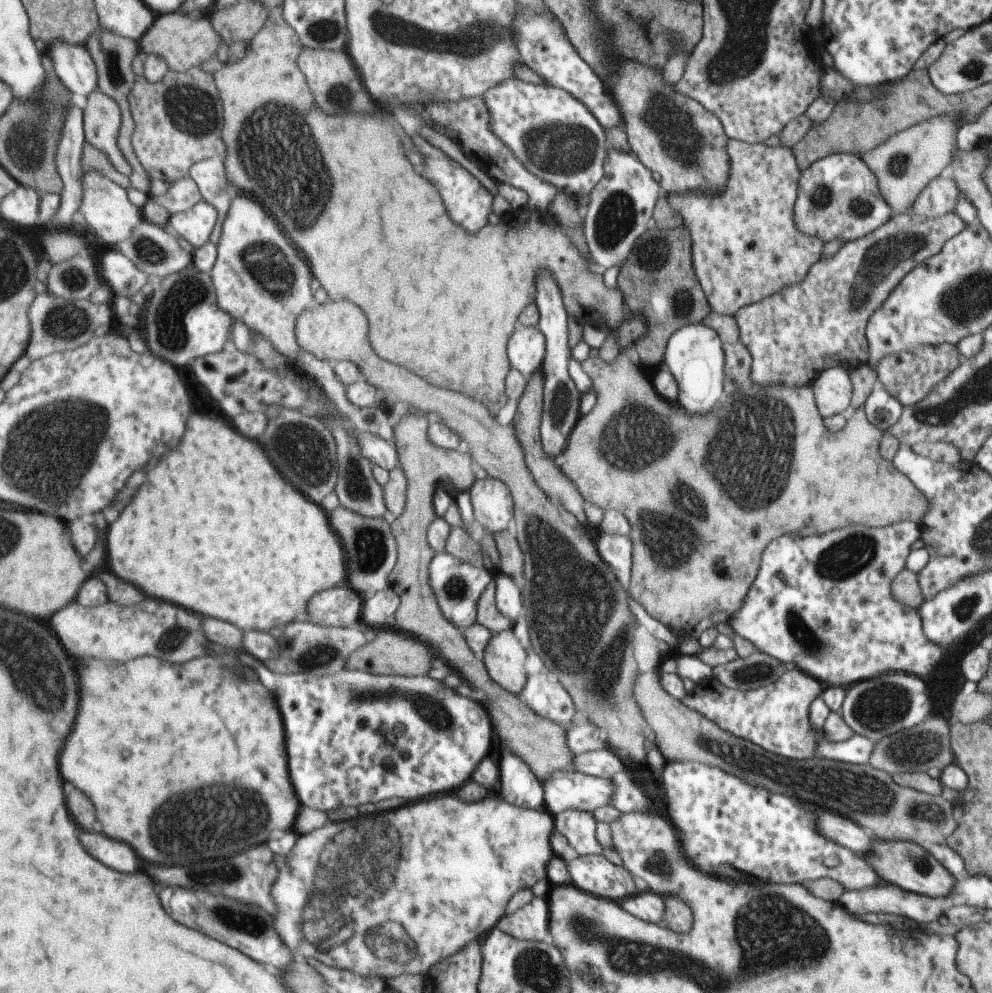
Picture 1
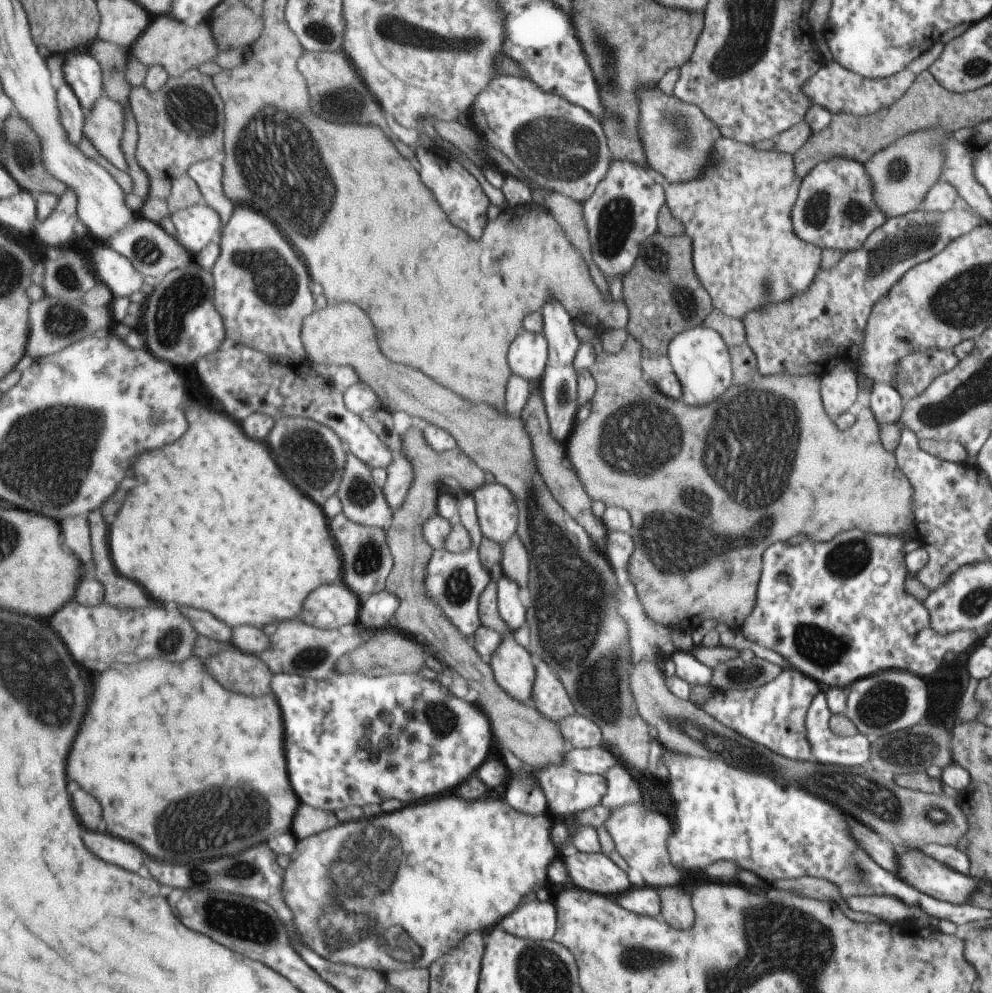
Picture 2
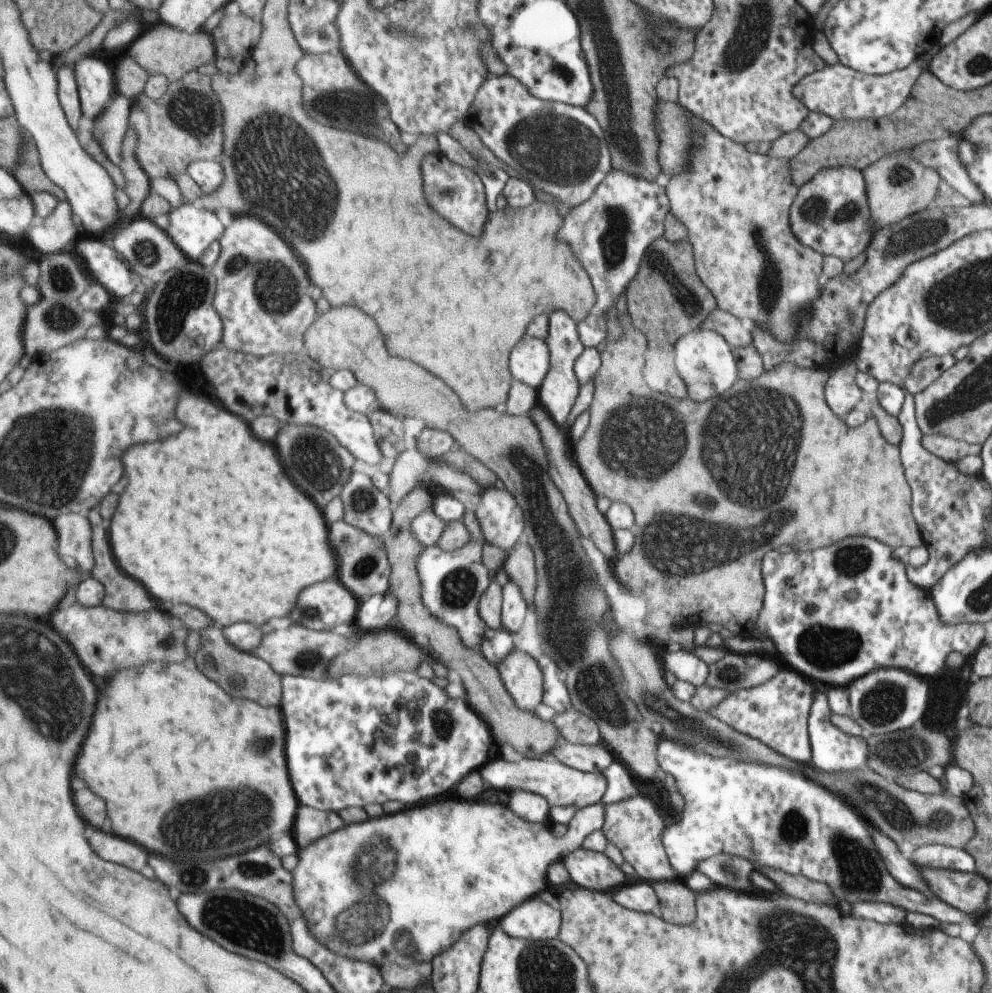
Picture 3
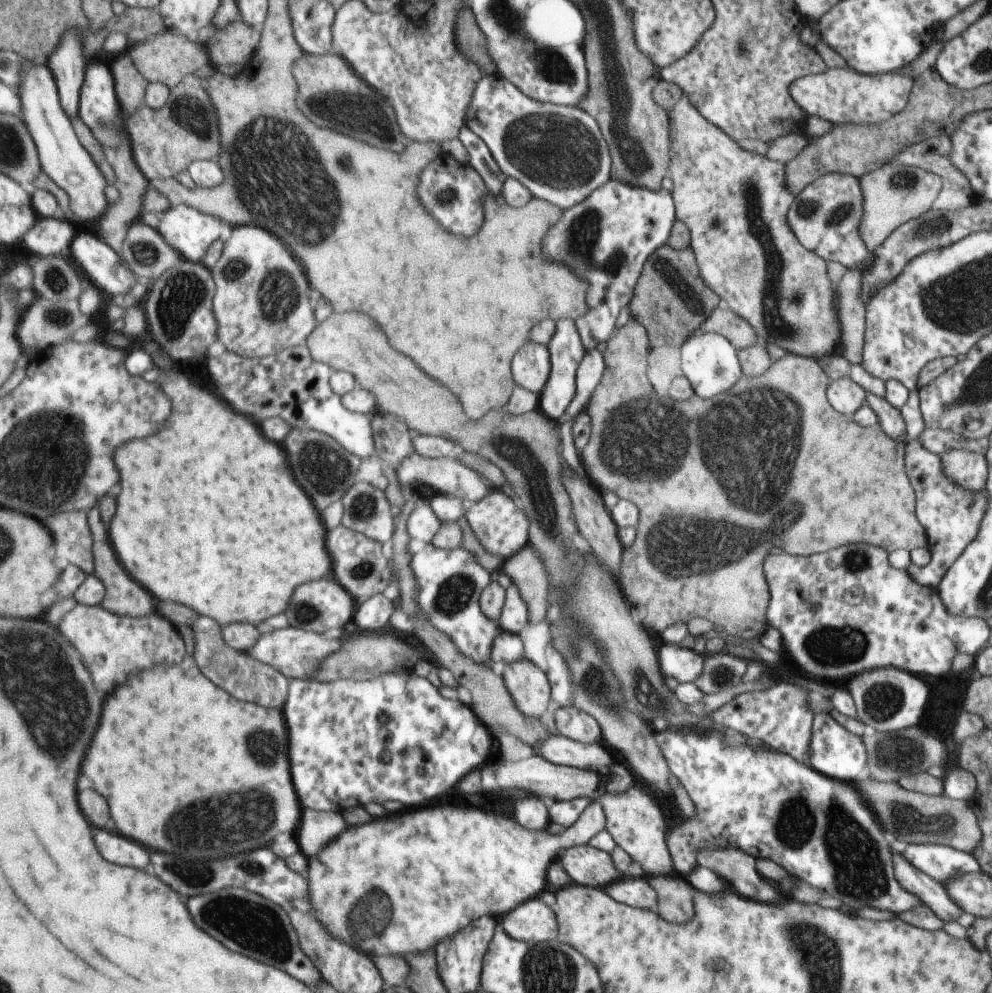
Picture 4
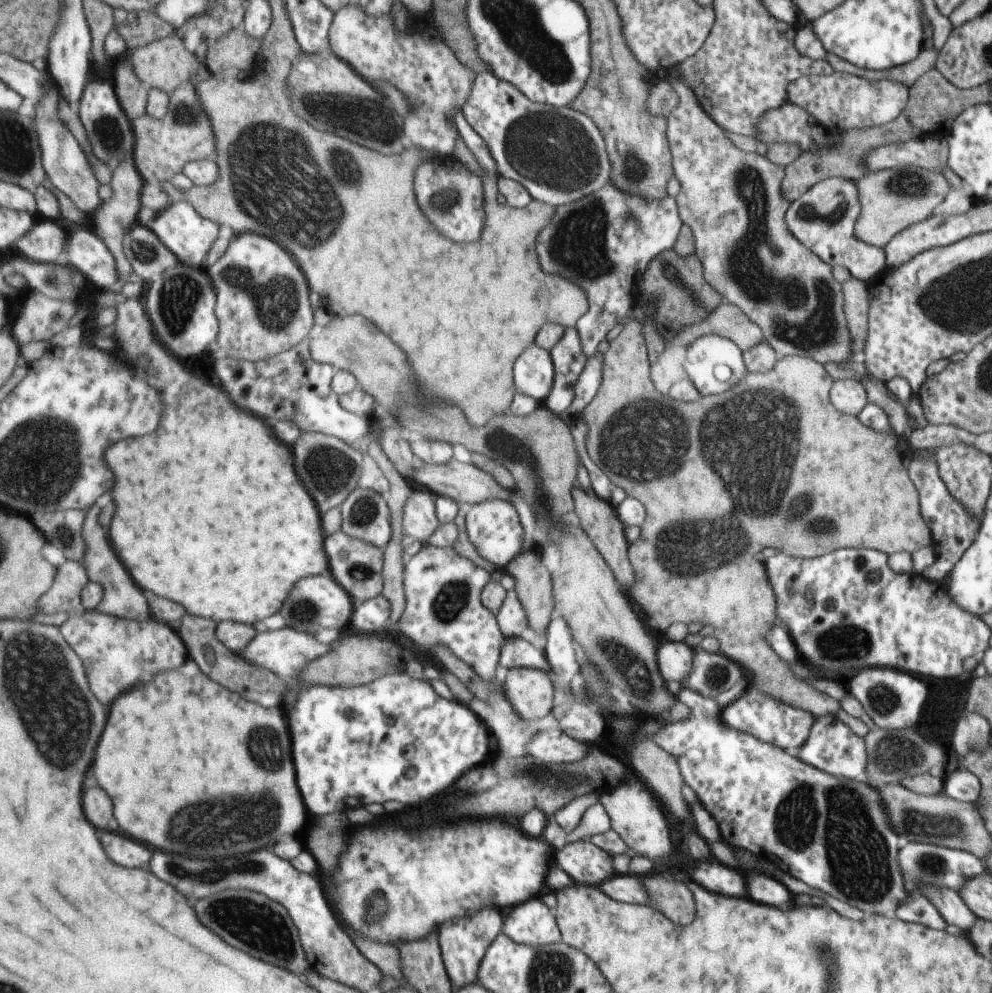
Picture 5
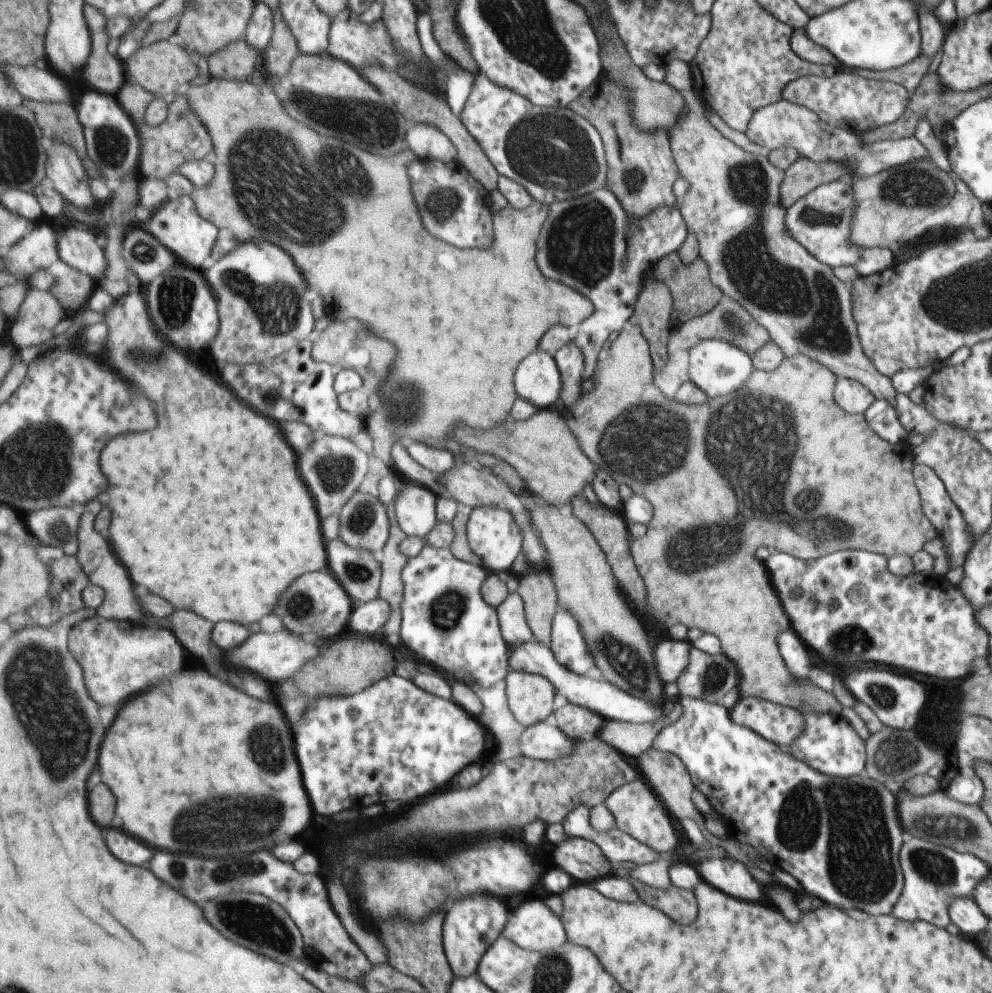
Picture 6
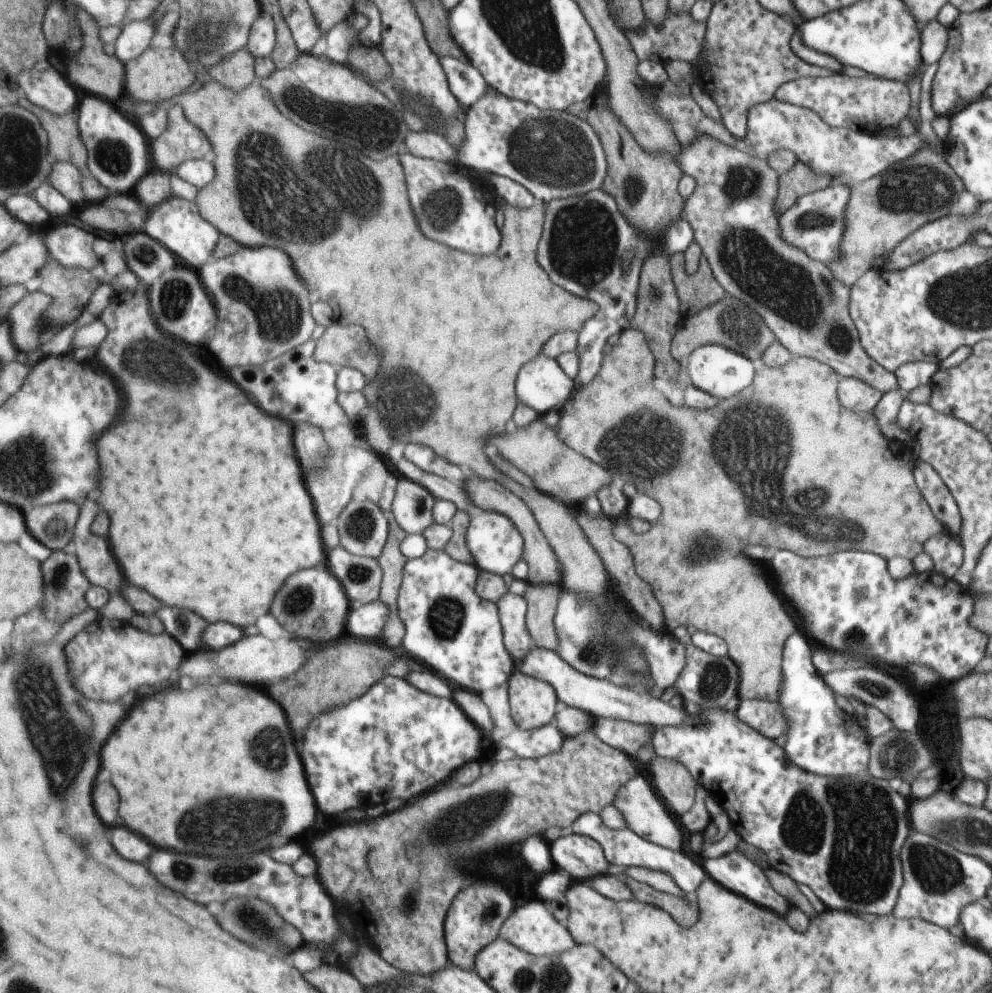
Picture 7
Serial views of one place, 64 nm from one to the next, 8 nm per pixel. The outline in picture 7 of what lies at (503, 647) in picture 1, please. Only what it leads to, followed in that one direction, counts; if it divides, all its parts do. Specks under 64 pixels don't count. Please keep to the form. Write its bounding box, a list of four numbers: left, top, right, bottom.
[506,671,554,729]

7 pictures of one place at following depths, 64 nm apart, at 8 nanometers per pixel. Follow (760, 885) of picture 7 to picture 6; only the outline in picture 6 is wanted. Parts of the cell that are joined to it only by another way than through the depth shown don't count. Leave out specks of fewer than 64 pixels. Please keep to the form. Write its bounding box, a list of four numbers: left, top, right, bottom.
[699,860,761,902]

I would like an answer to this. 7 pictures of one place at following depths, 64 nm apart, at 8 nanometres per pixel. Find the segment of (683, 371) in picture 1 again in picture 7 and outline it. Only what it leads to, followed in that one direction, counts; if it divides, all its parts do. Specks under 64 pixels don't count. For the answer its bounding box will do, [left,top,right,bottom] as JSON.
[687,344,756,399]

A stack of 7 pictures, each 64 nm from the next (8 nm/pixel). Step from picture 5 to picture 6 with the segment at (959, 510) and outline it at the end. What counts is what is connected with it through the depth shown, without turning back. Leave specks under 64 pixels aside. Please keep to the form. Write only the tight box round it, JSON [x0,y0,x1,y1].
[912,462,974,568]

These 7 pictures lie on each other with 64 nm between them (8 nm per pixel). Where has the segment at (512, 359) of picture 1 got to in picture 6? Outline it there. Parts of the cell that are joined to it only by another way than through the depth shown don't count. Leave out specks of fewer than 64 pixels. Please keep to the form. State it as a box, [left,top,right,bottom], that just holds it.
[517,348,559,409]

